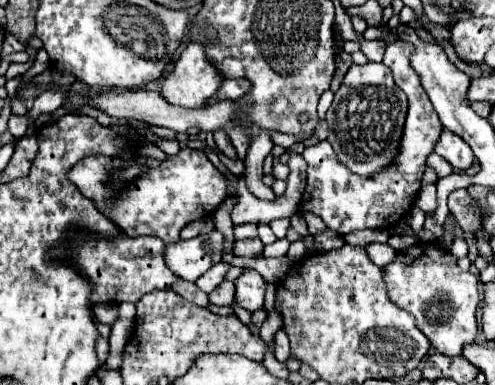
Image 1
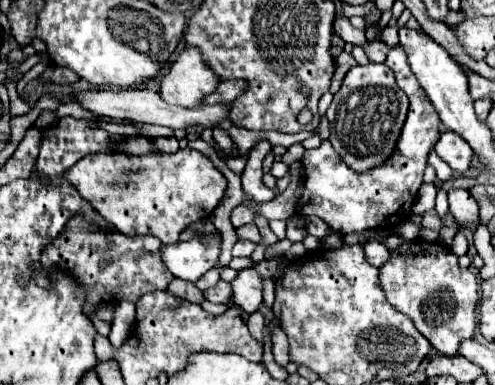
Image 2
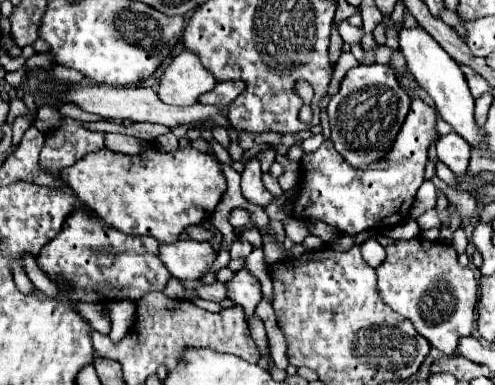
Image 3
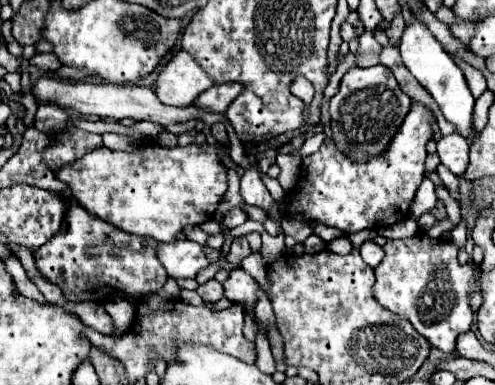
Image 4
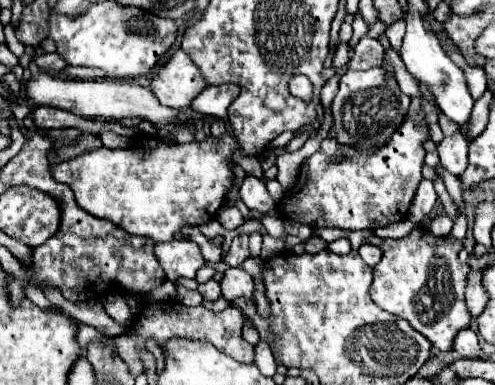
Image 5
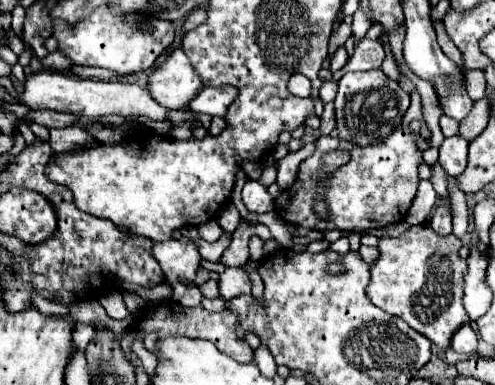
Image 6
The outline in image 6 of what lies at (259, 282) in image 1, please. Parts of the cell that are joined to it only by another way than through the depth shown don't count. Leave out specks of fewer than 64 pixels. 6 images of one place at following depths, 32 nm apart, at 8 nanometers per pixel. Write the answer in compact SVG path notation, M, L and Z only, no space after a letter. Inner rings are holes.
M226 268L218 278L218 288L220 288L220 296L224 300L230 300L240 294L250 294L252 284L242 268Z

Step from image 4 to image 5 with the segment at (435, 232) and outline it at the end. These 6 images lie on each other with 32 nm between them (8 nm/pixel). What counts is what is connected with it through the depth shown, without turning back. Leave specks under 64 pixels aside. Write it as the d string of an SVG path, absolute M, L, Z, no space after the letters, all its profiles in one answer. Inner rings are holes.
M440 208L430 224L430 232L436 236L448 236L450 230L452 230L452 222L448 222L448 214Z

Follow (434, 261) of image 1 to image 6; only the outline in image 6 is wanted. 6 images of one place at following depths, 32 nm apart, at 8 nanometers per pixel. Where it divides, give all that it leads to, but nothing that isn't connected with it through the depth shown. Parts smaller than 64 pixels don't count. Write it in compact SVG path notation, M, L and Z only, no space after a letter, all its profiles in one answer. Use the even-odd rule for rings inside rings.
M428 224L412 226L398 238L378 240L378 260L370 266L366 296L374 306L402 318L410 328L424 334L438 348L450 346L450 336L464 324L466 310L462 304L462 284L466 262L458 256L462 242L454 236L440 236Z

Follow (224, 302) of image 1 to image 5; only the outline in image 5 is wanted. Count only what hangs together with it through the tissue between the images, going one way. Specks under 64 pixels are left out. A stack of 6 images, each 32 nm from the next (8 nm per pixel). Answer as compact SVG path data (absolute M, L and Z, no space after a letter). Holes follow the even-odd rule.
M208 280L206 284L198 286L198 292L204 296L204 300L218 300L220 294L220 284L216 280Z

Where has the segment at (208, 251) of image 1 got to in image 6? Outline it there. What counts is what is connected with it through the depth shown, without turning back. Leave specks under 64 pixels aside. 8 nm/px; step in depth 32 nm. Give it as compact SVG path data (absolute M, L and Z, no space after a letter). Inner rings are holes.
M178 240L154 242L152 256L158 260L164 276L174 284L180 274L188 280L196 278L196 270L200 268L200 254L194 244L182 244Z

